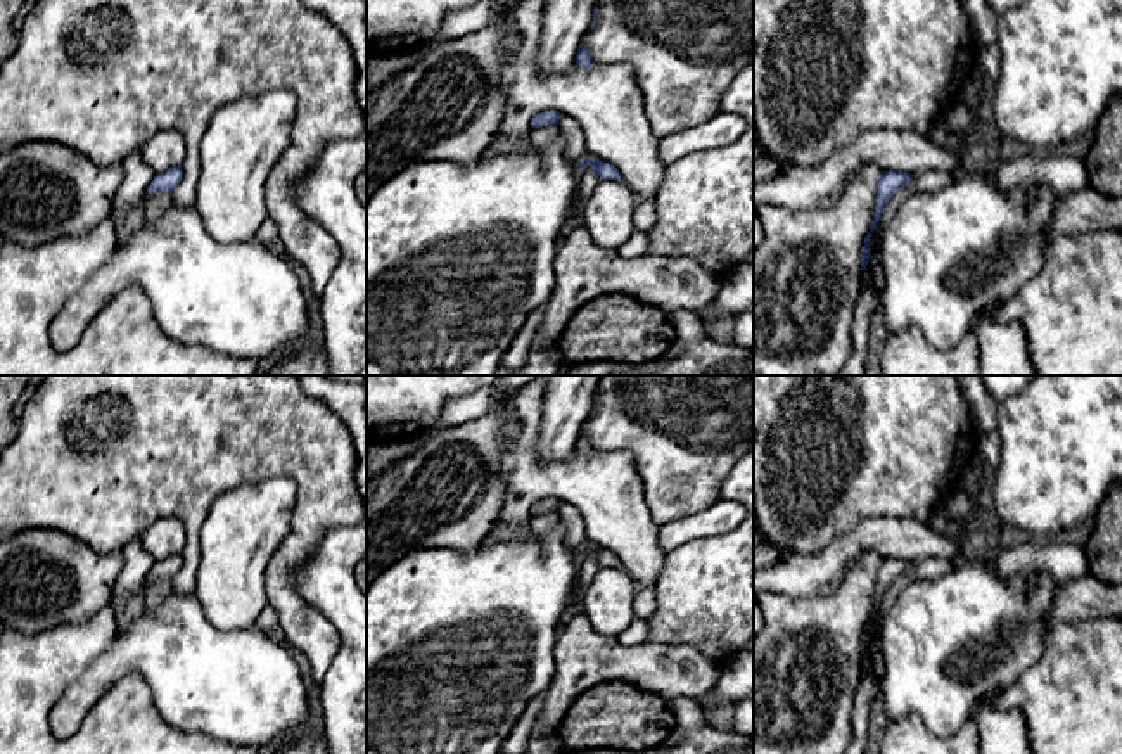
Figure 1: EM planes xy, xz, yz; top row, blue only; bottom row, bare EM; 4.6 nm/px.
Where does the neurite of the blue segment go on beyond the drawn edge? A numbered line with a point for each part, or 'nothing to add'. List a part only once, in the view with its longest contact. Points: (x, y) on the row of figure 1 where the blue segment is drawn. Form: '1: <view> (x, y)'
nothing to add

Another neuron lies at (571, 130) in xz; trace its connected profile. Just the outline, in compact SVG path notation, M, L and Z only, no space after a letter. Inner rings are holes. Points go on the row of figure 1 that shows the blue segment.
M560 114L557 126L565 144L565 156L576 164L584 161L588 156L581 125L574 118Z

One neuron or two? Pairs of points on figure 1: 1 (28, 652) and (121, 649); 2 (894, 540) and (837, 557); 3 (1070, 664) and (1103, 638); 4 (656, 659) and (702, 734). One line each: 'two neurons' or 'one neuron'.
1: two neurons
2: one neuron
3: one neuron
4: two neurons

